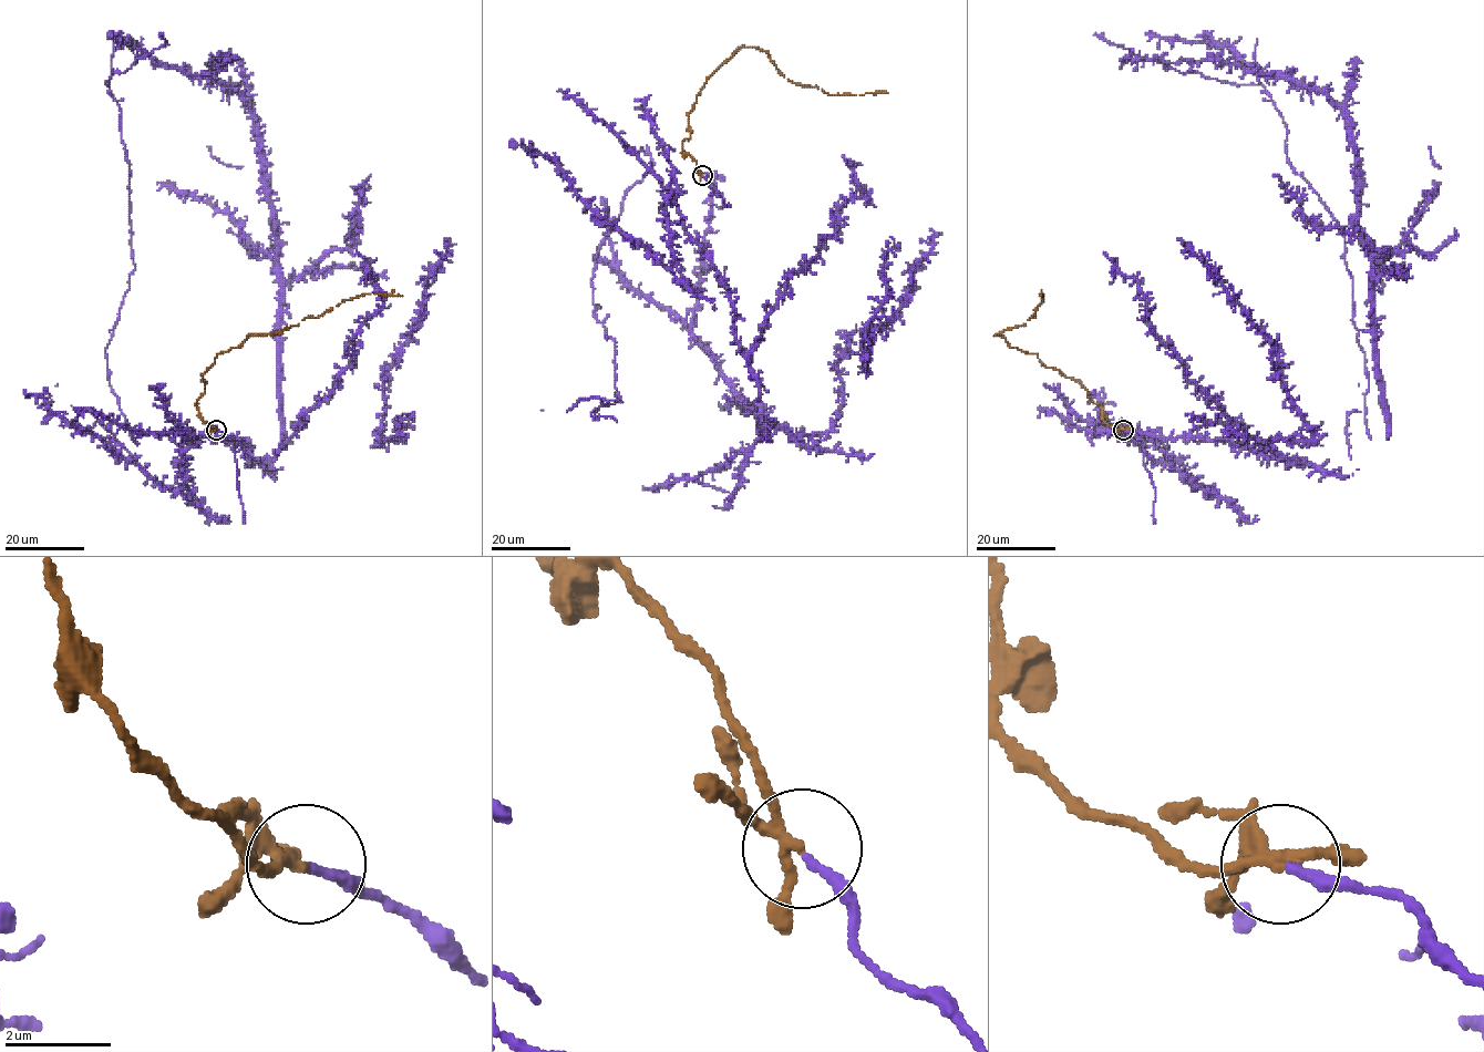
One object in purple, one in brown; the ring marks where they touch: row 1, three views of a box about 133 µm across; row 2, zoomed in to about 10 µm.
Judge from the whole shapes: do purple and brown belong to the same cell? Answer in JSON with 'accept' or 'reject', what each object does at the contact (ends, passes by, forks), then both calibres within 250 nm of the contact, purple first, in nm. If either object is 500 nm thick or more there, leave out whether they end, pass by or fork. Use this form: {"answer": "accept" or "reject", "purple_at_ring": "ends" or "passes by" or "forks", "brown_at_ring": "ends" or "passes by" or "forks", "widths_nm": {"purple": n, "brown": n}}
{"answer": "accept", "purple_at_ring": "ends", "brown_at_ring": "forks", "widths_nm": {"purple": 170, "brown": 170}}

